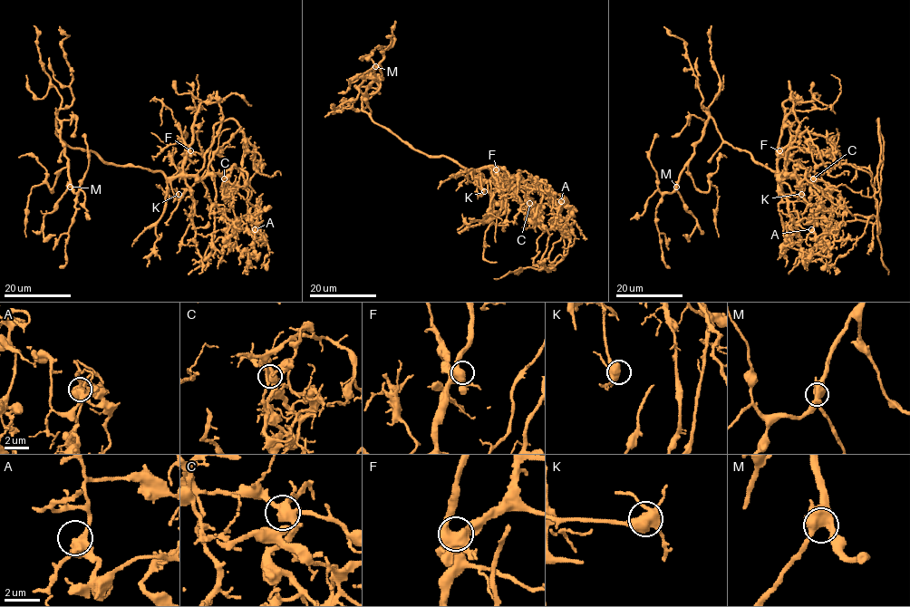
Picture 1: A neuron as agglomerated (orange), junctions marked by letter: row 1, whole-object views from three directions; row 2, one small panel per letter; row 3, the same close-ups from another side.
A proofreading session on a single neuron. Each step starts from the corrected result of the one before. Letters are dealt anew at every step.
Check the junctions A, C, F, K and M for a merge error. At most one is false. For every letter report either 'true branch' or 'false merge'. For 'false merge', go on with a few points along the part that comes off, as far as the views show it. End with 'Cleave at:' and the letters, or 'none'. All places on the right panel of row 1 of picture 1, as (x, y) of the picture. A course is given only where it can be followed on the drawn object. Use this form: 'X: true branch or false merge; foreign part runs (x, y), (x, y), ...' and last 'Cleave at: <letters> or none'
A: true branch
C: false merge; foreign part runs (813, 178), (820, 197), (842, 185), (871, 197), (877, 175), (877, 215), (841, 200), (828, 254), (793, 264)
F: true branch
K: true branch
M: true branch
Cleave at: C

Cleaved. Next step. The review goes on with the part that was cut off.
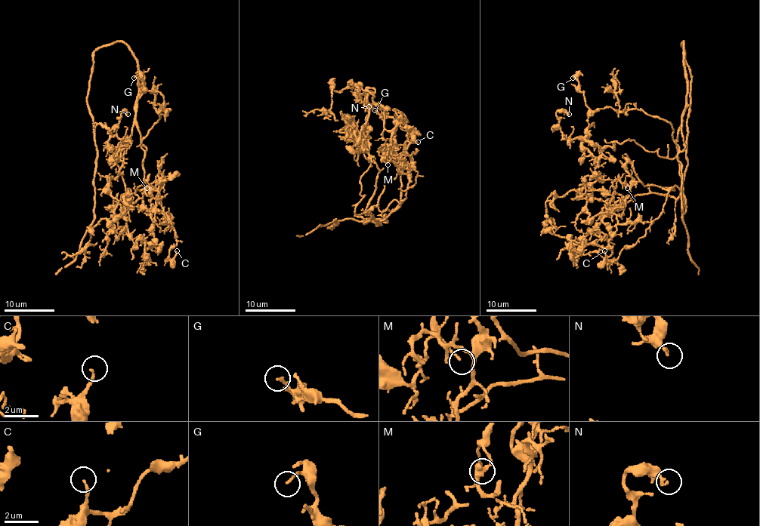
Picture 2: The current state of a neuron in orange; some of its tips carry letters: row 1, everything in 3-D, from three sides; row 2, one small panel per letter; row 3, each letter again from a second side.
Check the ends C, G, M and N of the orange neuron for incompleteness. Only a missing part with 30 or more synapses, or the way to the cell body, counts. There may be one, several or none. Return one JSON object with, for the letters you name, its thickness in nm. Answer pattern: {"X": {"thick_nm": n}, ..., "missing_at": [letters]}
{"missing_at": []}

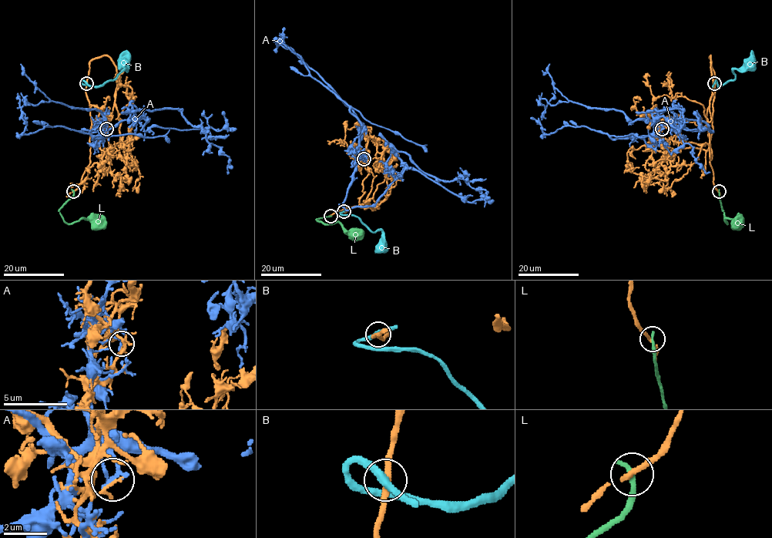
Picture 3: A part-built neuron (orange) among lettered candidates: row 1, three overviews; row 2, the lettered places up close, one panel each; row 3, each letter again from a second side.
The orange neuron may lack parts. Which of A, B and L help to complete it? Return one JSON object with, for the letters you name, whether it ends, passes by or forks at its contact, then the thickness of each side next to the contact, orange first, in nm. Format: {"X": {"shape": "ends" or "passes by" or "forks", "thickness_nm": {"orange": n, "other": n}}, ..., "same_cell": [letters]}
{"same_cell": []}

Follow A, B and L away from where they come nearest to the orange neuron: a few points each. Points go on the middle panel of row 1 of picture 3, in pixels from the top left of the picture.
A: (364, 159), (346, 210), (371, 206), (400, 175), (395, 148), (438, 179), (463, 177), (484, 189), (484, 206)
B: (344, 211), (339, 213), (356, 216), (373, 233), (382, 232), (384, 248)
L: (331, 216), (317, 220), (325, 224), (340, 223), (346, 230), (357, 232), (363, 237)

